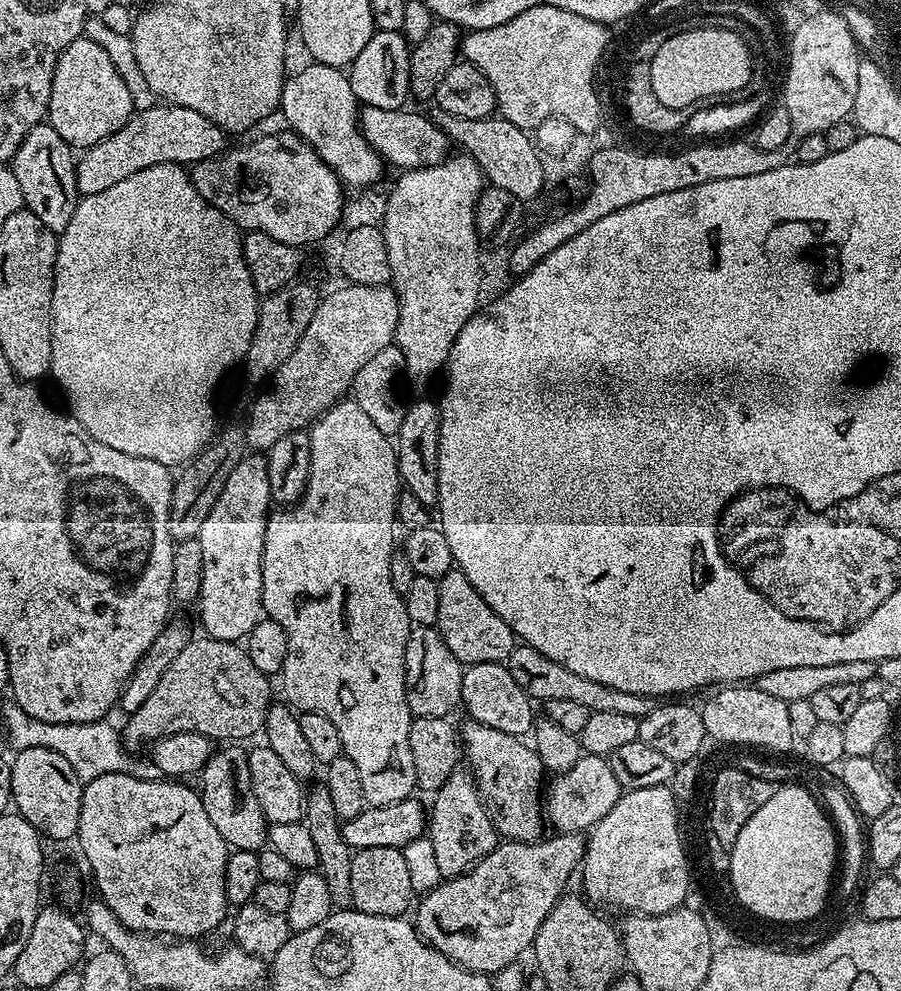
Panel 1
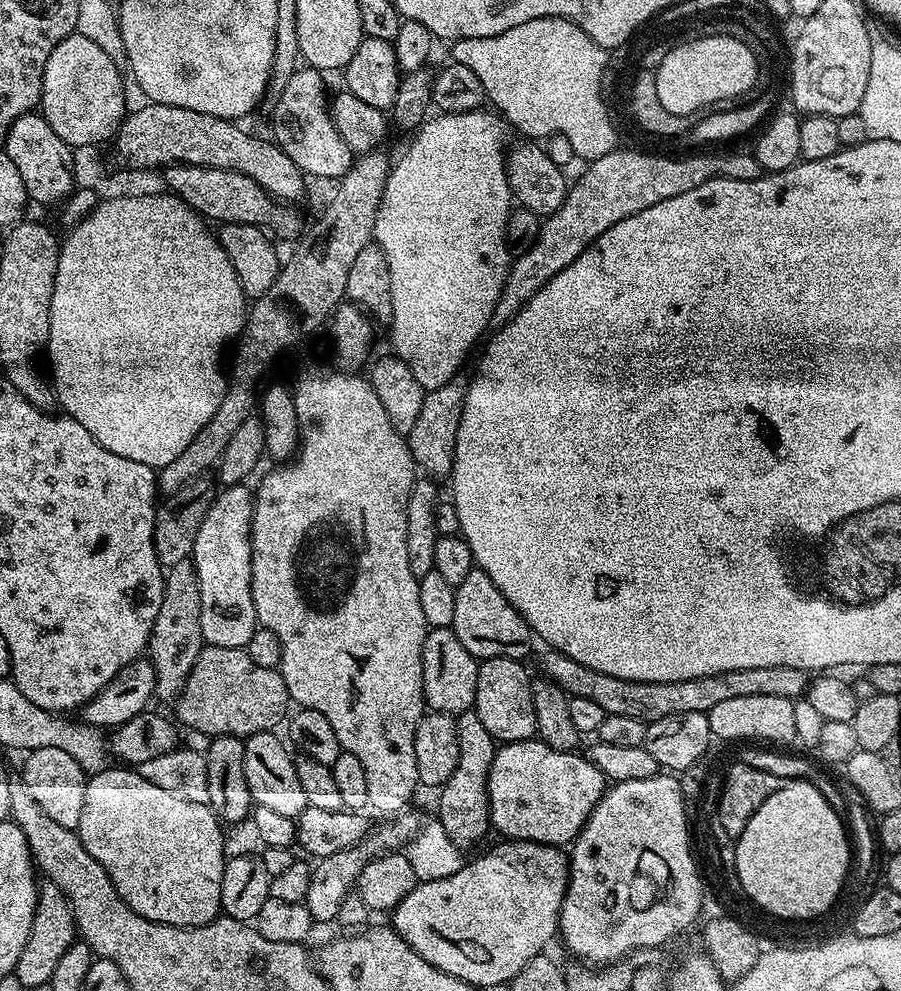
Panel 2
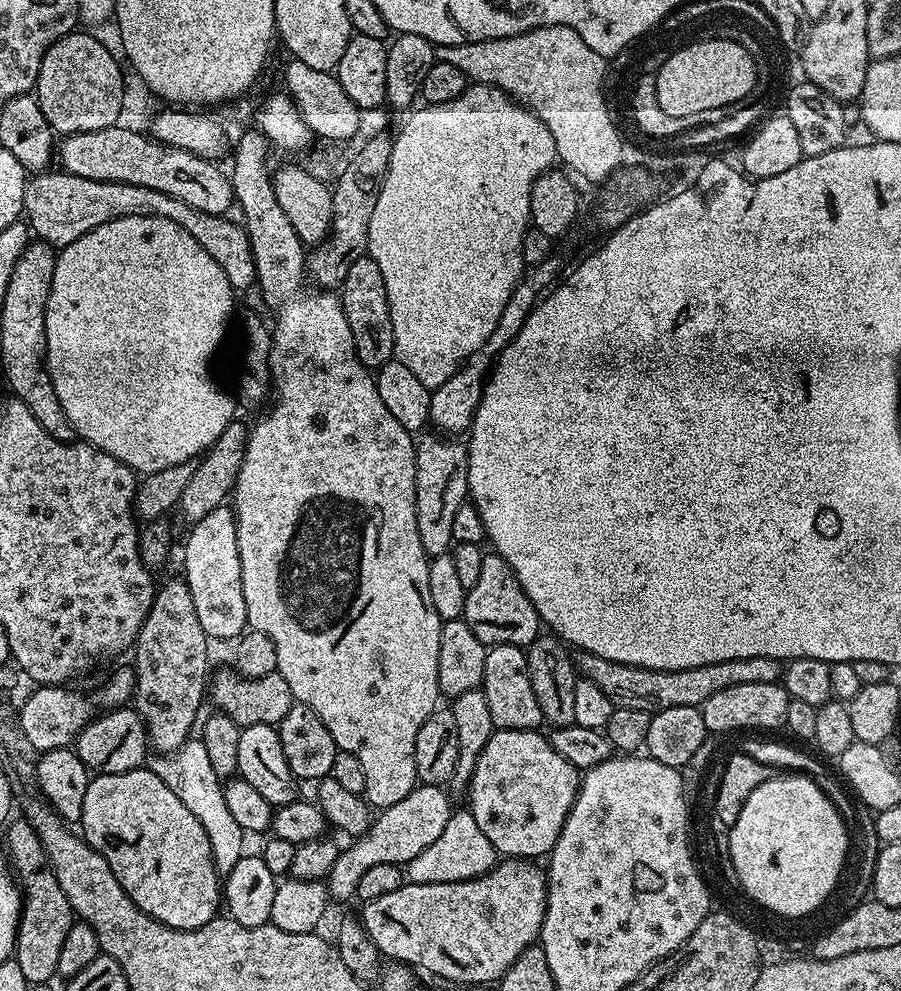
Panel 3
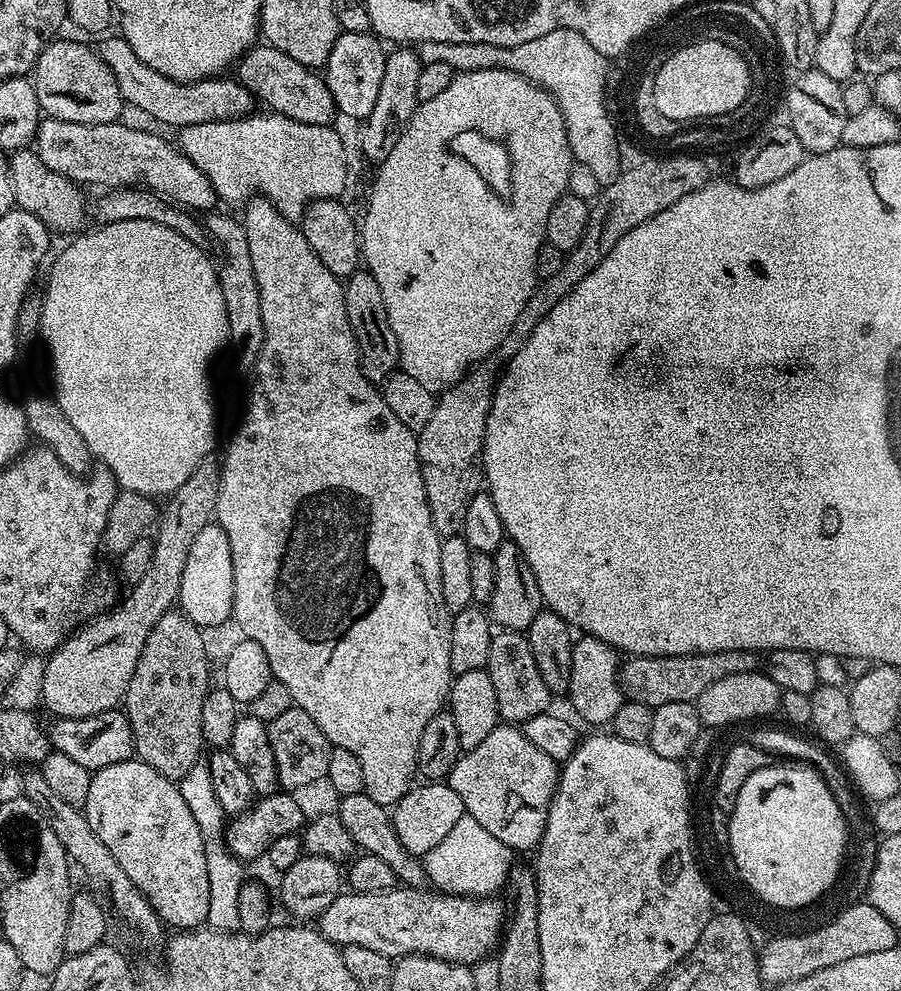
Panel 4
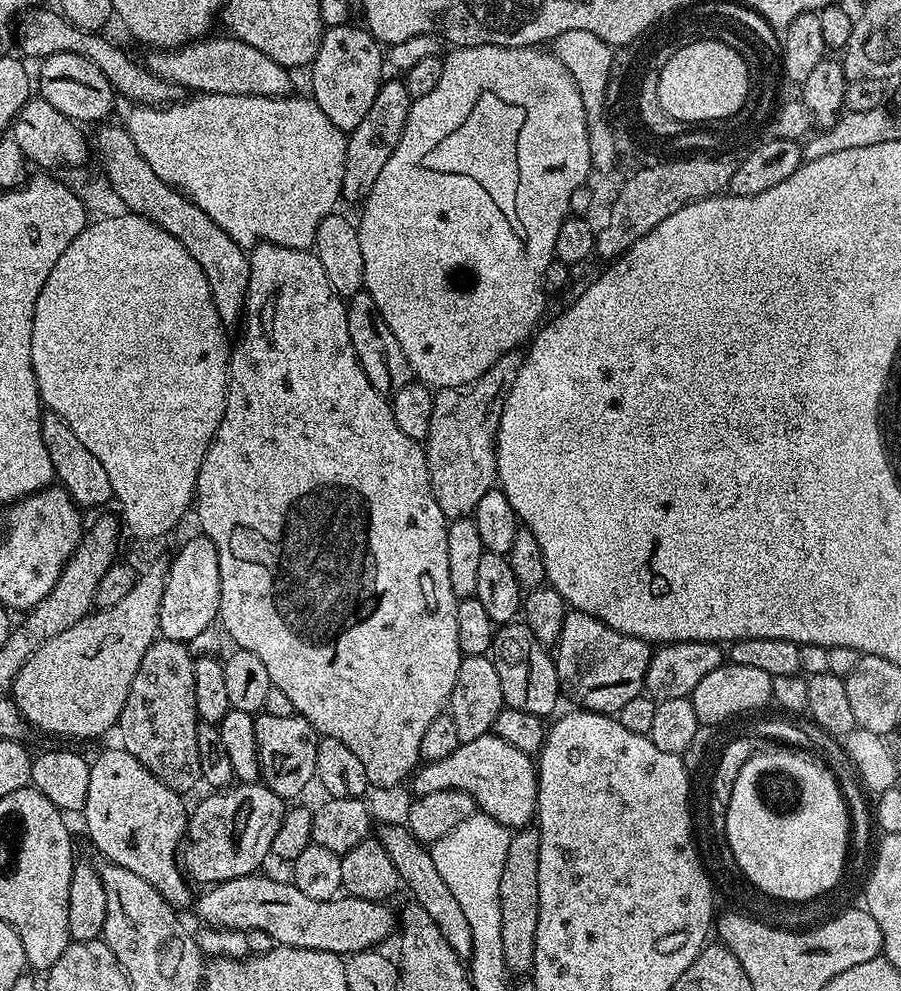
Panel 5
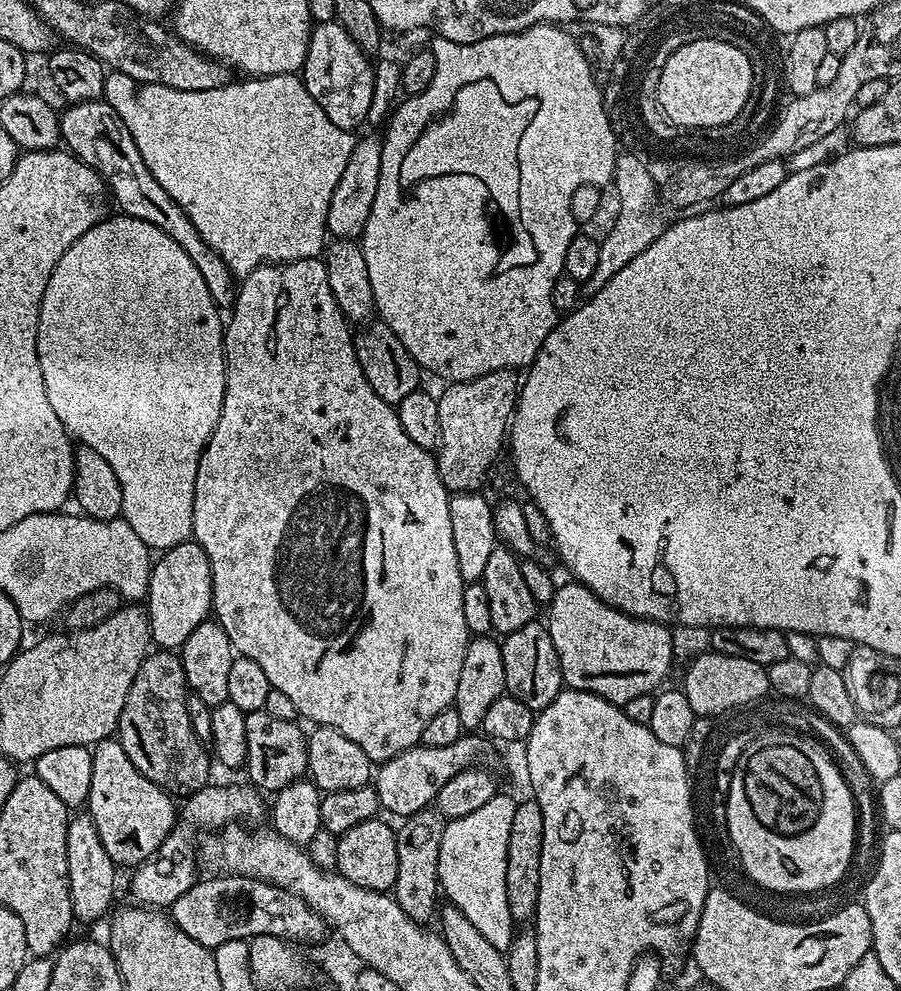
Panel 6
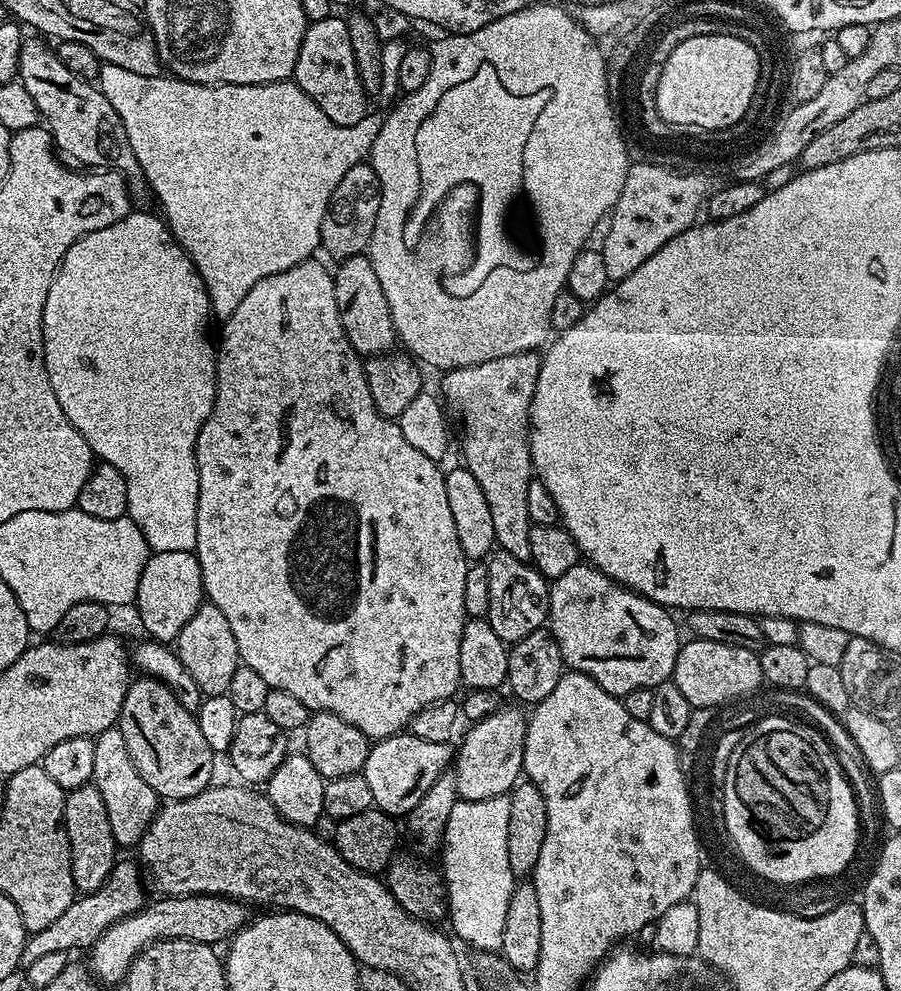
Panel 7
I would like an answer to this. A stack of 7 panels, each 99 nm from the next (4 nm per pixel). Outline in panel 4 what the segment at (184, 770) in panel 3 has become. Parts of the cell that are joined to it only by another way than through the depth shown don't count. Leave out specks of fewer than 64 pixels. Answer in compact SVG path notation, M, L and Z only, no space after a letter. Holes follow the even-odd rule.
M197 762L186 770L186 774L178 782L182 798L186 798L186 806L190 814L194 814L194 822L198 822L198 830L204 839L206 850L206 878L210 882L210 910L206 921L207 927L216 932L239 932L240 915L238 914L238 894L246 882L245 865L236 859L228 843L224 841L226 817L222 805L214 794L214 786L210 779L207 763Z

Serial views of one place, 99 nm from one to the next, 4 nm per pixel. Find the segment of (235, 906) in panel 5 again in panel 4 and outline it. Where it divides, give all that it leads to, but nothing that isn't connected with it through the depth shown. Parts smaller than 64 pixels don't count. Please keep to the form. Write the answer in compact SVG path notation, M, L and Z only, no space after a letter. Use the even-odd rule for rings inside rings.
M397 886L378 894L345 891L318 918L318 931L337 946L366 946L389 958L433 956L455 964L475 966L497 951L506 927L506 904L496 896L449 896L439 890Z

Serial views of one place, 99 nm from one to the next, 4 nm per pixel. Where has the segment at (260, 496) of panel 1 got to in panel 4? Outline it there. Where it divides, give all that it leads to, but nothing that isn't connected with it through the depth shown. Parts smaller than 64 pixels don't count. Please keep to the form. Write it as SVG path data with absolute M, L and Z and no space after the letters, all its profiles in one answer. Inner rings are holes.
M215 522L202 526L186 554L178 597L179 611L202 630L216 628L232 620L234 602L234 562L230 558L230 540L222 526Z

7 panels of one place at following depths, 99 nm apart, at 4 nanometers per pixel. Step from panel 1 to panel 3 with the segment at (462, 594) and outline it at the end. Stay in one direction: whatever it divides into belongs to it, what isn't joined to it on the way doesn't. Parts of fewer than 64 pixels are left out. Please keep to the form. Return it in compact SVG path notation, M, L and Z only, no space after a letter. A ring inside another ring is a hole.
M485 554L482 558L482 571L465 594L462 619L474 630L474 638L486 646L509 644L527 649L542 632L542 621L538 610L534 610L534 602L526 598L512 567L495 554Z

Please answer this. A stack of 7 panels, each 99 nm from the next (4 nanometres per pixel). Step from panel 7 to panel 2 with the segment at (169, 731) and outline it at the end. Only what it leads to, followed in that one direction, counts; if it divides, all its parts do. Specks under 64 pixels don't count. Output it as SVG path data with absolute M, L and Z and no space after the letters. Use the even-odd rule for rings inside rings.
M190 558L174 562L164 573L164 593L158 618L154 618L154 630L148 639L147 659L151 660L156 675L156 696L175 701L184 688L198 654L206 647L202 634L202 590L198 586L196 567Z

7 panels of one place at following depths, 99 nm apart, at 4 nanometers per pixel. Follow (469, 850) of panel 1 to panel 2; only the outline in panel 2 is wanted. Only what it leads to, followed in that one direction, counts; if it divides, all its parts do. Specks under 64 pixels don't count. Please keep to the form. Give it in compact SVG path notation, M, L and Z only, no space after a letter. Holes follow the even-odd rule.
M475 710L459 713L456 716L458 730L458 766L454 766L454 774L438 789L440 795L440 813L438 819L442 830L462 850L468 850L471 844L476 844L487 832L490 832L488 818L488 775L492 759L498 744L492 739L490 730L482 726Z

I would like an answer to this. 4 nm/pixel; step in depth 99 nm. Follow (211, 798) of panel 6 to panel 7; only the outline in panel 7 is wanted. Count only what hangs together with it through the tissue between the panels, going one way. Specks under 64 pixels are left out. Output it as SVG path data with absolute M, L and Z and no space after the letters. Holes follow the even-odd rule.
M117 859L115 866L110 870L107 882L98 891L89 892L73 900L56 921L46 926L46 930L31 933L22 950L21 965L26 966L51 952L72 954L75 953L75 948L91 949L96 939L107 928L114 926L122 918L133 916L134 913L140 911L146 903L146 897L144 897L146 876L141 865L135 859L132 860Z

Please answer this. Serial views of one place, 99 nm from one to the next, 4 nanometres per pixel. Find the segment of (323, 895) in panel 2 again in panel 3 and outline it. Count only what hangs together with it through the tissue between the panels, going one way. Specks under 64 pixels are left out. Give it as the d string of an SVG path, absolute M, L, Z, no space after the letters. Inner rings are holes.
M420 784L412 789L402 802L394 802L394 806L383 809L373 819L369 829L362 836L355 837L349 848L345 847L328 872L326 883L328 895L333 901L353 899L356 896L355 882L366 874L373 866L386 866L398 864L407 866L411 860L418 858L426 846L430 846L446 830L446 822L450 822L454 805L448 801L449 793L443 787L434 784ZM448 795L448 796L447 796ZM345 876L348 884L340 879Z

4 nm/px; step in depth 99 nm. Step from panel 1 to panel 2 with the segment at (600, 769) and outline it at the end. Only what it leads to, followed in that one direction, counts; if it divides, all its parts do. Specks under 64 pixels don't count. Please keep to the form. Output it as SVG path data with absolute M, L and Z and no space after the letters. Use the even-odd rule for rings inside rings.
M539 738L500 744L488 775L488 818L491 827L495 831L497 828L501 832L499 835L506 840L571 845L606 791L602 770L598 770L598 766L594 766L587 755L580 753L579 756L578 753L576 750L559 752Z

